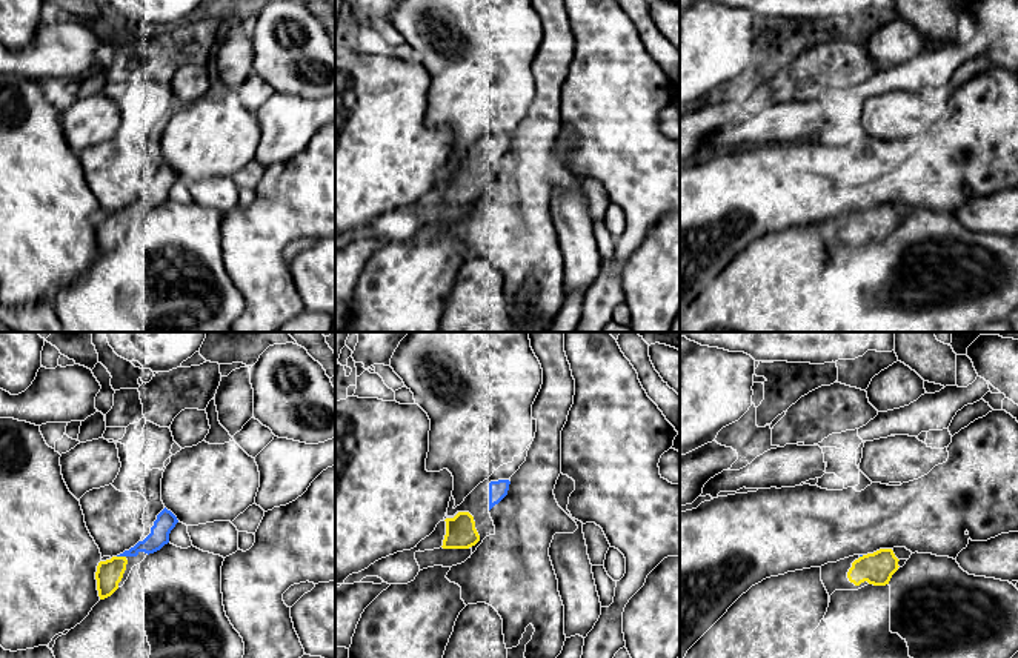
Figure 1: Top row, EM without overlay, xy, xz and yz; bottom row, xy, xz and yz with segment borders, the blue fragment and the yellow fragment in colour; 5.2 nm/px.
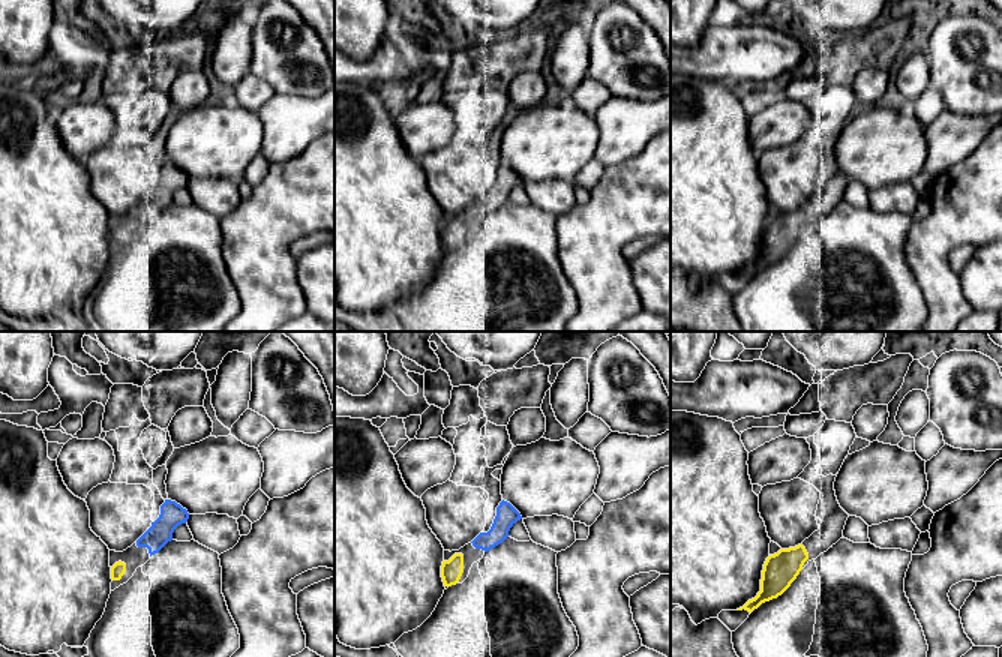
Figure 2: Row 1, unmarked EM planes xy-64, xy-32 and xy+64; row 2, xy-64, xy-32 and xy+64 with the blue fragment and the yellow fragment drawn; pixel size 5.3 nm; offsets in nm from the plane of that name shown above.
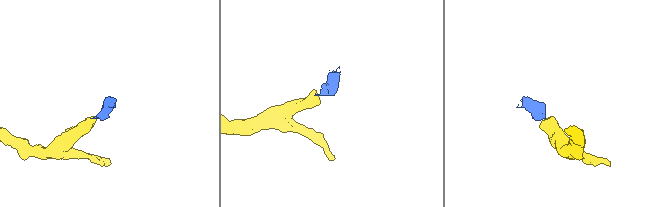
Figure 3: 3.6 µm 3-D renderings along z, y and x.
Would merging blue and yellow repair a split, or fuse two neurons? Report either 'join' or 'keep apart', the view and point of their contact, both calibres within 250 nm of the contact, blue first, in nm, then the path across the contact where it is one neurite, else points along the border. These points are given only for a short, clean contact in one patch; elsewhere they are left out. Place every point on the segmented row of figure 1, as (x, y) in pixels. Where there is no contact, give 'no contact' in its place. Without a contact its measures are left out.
join | xy (122, 555) | 100/140 nm | across xy (159, 537), (148, 546), (122, 555), (109, 572)

